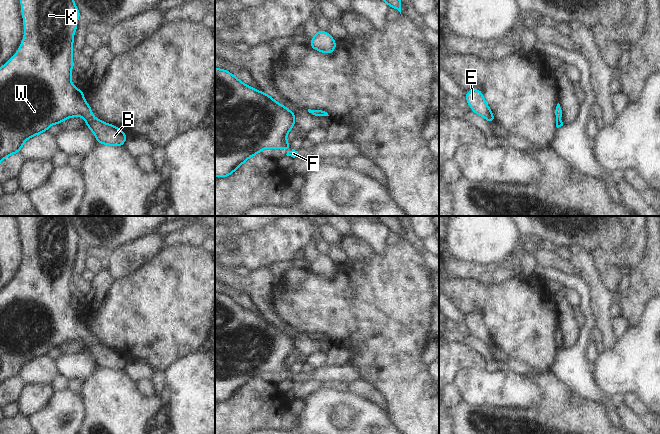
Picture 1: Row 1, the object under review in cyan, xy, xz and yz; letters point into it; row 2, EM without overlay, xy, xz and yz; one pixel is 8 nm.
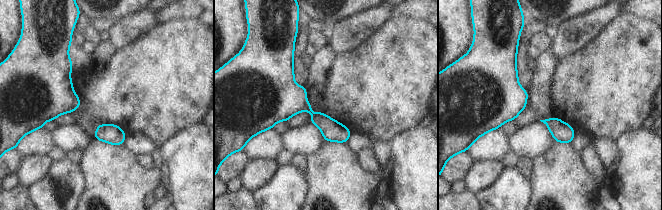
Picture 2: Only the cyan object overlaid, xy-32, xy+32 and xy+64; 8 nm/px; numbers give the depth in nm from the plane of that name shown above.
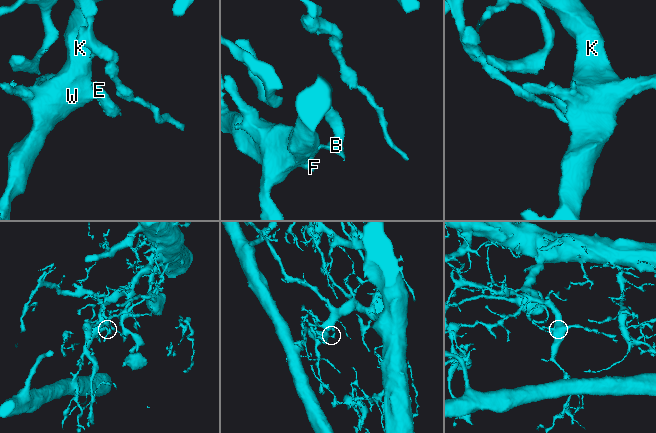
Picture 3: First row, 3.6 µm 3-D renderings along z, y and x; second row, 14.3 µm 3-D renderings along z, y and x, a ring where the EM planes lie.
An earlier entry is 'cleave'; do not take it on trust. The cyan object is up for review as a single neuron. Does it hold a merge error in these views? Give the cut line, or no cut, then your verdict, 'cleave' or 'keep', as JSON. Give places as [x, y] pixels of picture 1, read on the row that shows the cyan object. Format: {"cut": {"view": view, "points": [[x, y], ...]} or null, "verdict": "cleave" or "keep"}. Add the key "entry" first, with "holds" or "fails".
{"entry": "fails", "cut": null, "verdict": "keep"}

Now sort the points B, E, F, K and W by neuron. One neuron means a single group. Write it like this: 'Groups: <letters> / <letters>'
Groups: B E F K W

